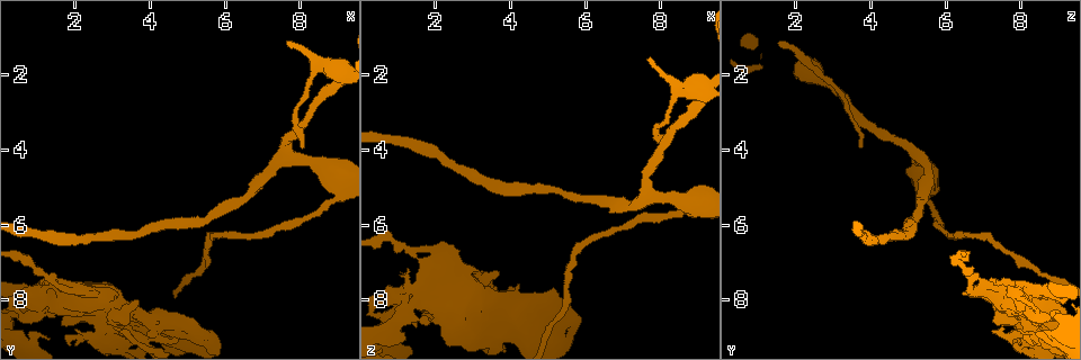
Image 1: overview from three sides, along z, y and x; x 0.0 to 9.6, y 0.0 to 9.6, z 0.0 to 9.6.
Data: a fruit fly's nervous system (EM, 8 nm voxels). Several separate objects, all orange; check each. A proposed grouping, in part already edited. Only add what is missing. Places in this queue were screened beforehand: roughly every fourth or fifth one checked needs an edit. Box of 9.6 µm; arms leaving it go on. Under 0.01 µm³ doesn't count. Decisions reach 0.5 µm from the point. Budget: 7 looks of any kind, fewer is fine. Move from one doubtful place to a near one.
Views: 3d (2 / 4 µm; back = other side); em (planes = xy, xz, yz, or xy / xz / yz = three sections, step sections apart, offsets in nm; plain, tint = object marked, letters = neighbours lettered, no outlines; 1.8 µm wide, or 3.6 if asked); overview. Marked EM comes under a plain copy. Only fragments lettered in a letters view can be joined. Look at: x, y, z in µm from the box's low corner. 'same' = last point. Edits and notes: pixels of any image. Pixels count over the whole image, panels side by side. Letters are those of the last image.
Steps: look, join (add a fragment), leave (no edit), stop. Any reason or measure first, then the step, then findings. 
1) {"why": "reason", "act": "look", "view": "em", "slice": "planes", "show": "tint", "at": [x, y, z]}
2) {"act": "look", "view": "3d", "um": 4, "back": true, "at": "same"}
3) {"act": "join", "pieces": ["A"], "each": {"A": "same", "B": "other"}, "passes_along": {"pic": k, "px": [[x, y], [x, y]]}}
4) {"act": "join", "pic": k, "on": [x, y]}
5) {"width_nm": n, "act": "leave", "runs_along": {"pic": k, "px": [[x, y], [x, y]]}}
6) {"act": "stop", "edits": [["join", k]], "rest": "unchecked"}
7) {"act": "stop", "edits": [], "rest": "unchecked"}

{"why": "an open end", "act": "look", "view": "em", "slice": "xy", "step": 4, "show": "tint", "at": [7.70, 1.15, 1.60]}

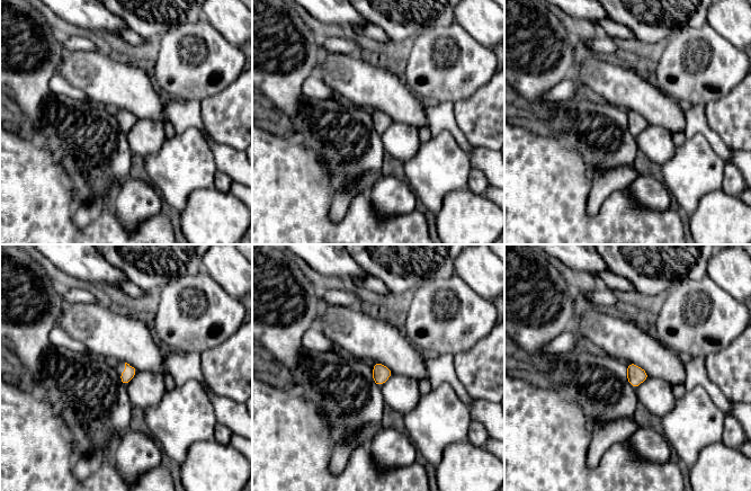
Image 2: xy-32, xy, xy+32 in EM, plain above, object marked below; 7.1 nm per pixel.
{"why": "cut it another way", "act": "look", "view": "em", "slice": "planes", "show": "letters", "at": "same"}

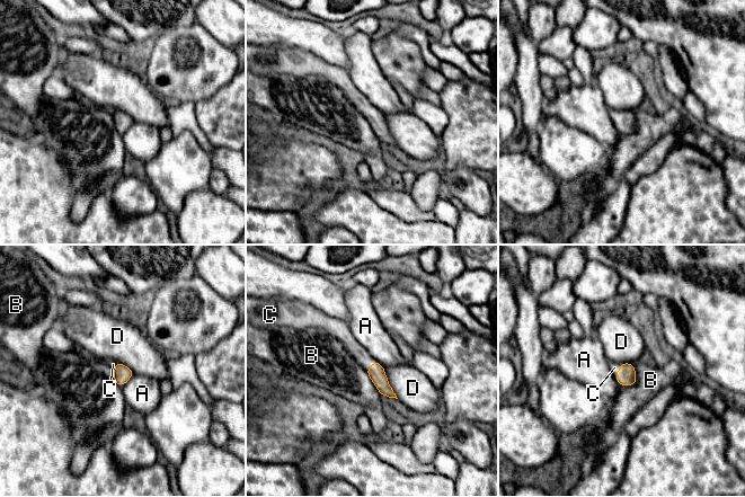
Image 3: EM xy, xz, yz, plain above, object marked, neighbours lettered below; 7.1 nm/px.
{"act": "join", "pieces": ["C"], "each": {"A": "other", "B": "other", "C": "same", "D": "other"}, "passes_along": {"pic": 3, "px": [[626, 375], [618, 371], [614, 367]]}, "found": "it goes on there"}

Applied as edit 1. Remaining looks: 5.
{"why": "calibre changes", "act": "look", "view": "em", "slice": "xy", "step": 16, "show": "tint", "at": [8.10, 3.30, 3.75]}

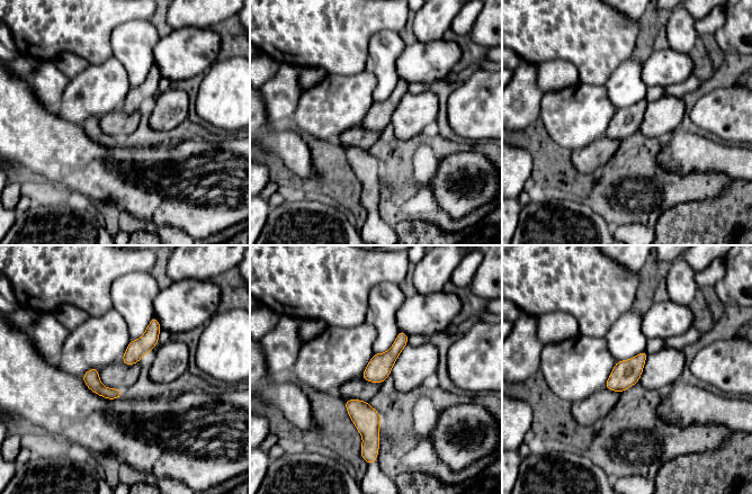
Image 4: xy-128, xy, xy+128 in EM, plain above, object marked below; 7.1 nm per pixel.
{"why": "cut it another way", "act": "look", "view": "em", "slice": "planes", "show": "letters", "at": "same"}

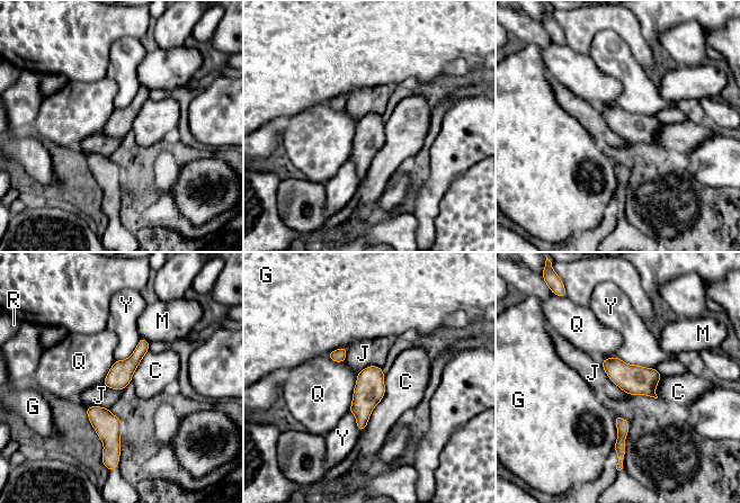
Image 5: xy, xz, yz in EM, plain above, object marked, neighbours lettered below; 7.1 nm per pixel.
{"width_nm": 170, "act": "leave", "each": {"C": "other", "G": "other", "J": "other", "M": "other", "Q": "other", "R": "other", "Y": "other"}, "border": {"pic": 5, "px": [[599, 362], [605, 374], [627, 395]]}, "found": "no lettered fragment goes on from it"}

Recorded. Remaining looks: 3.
{"act": "stop", "edits": [["join", 3]], "rest": "unchecked"}

